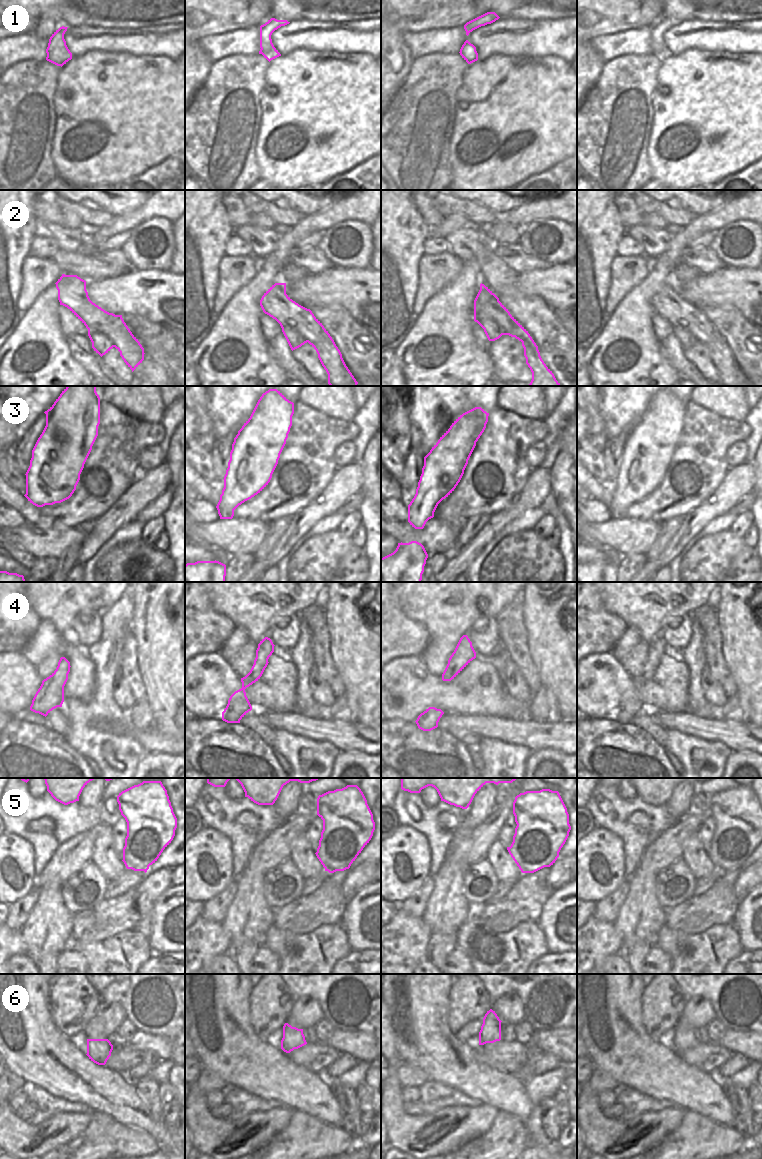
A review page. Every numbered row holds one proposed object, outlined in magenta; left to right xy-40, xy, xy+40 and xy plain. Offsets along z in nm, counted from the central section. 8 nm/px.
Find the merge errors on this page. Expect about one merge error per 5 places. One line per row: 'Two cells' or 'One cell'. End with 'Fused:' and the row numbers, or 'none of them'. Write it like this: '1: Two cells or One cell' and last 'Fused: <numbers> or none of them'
1: One cell
2: Two cells
3: One cell
4: One cell
5: One cell
6: One cell
Fused: 2.

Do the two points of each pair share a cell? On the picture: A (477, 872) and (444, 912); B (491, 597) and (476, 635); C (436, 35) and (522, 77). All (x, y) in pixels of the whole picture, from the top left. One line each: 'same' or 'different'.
A: different
B: different
C: different

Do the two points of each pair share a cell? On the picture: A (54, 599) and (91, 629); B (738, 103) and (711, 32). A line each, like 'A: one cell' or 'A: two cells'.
A: two cells
B: two cells

